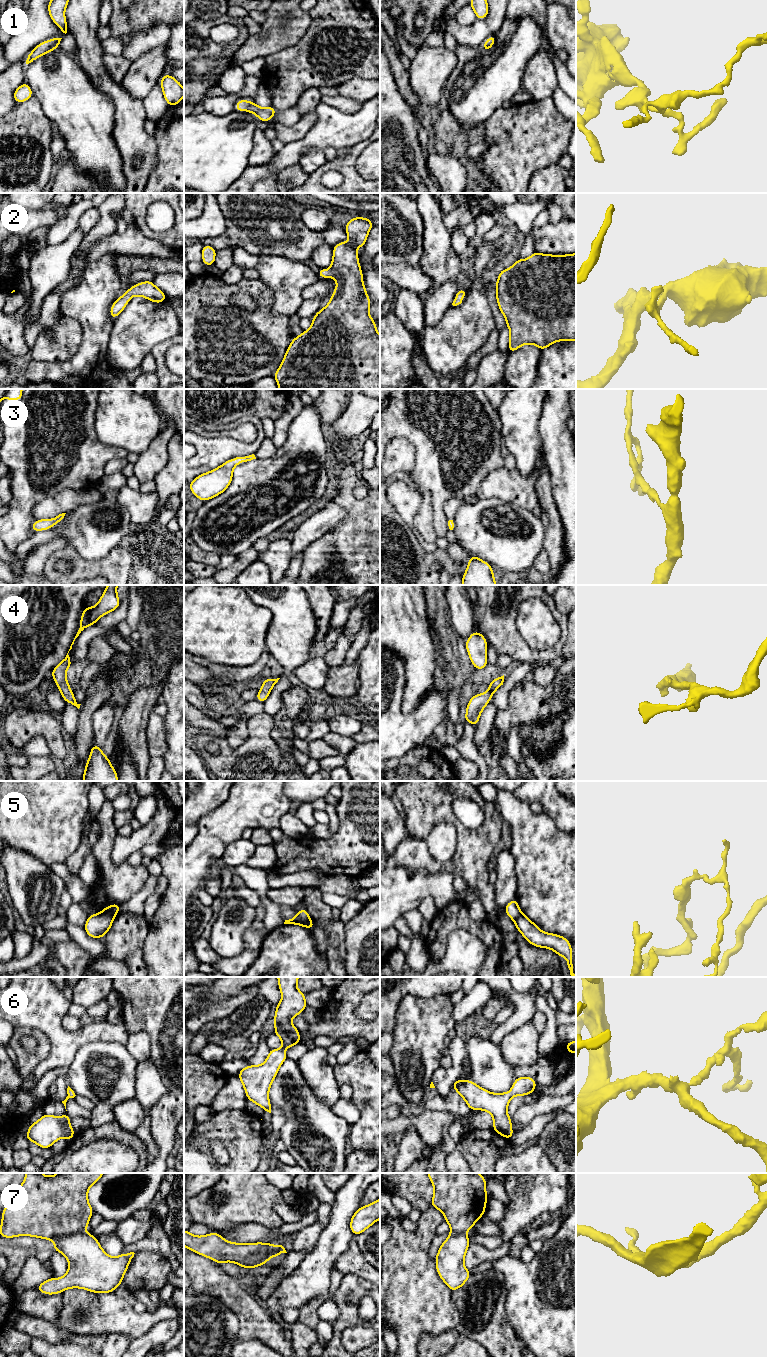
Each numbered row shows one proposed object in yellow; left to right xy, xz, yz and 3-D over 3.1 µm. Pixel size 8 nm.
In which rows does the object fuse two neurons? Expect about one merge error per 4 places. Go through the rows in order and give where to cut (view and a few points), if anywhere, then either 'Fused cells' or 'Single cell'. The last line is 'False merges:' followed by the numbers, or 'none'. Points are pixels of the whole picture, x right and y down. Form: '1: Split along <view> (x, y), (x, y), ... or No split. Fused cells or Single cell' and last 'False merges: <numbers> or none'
1: No split. Single cell
2: No split. Single cell
3: No split. Single cell
4: No split. Single cell
5: Split along xz (297, 914), (303, 919), (310, 920). Fused cells
6: No split. Single cell
7: Split along xy (82, 1231), (58, 1236), (53, 1239). Fused cells
False merges: 5, 7

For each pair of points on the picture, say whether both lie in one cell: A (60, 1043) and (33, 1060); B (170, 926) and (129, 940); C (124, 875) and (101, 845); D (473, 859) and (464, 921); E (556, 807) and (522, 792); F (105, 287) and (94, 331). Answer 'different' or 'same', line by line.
A: different
B: different
C: same
D: different
E: same
F: same

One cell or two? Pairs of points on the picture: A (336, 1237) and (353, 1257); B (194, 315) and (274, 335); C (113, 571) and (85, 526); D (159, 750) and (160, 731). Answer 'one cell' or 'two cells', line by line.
A: two cells
B: one cell
C: two cells
D: one cell

